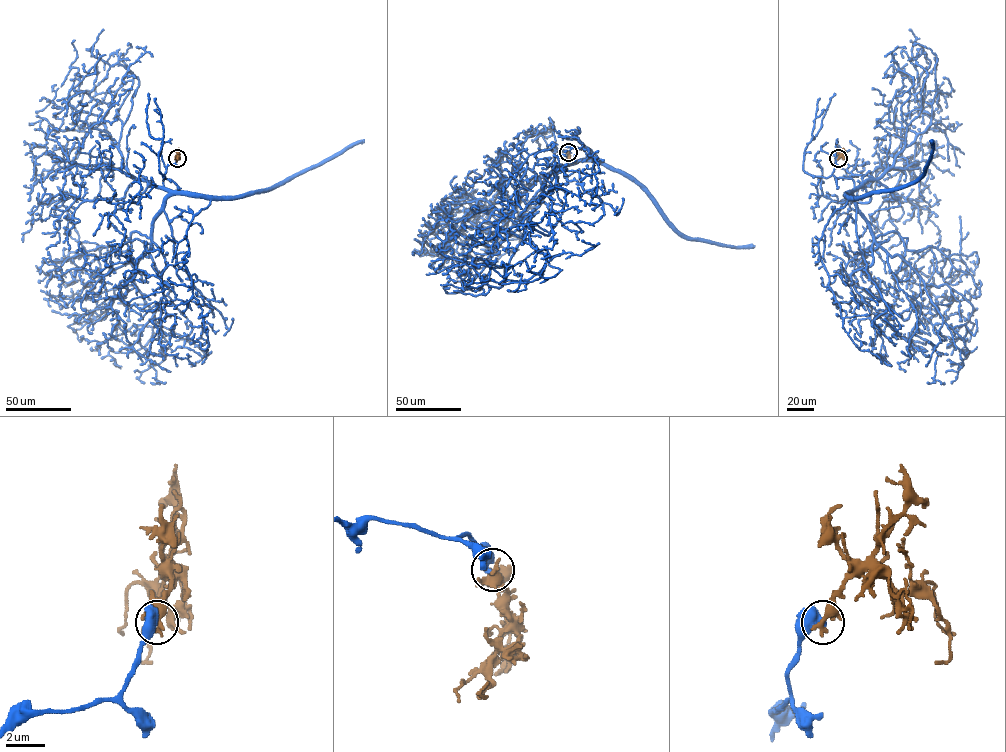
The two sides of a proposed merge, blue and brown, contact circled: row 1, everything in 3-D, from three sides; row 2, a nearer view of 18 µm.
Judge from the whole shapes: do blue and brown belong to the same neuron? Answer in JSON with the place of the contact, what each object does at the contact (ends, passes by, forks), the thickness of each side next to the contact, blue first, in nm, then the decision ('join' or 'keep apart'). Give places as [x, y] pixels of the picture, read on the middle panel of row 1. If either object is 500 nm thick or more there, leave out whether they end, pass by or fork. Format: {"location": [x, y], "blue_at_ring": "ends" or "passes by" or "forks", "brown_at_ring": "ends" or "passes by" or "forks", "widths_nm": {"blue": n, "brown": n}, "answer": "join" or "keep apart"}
{"location": [568, 152], "widths_nm": {"blue": 550, "brown": 320}, "answer": "keep apart"}

